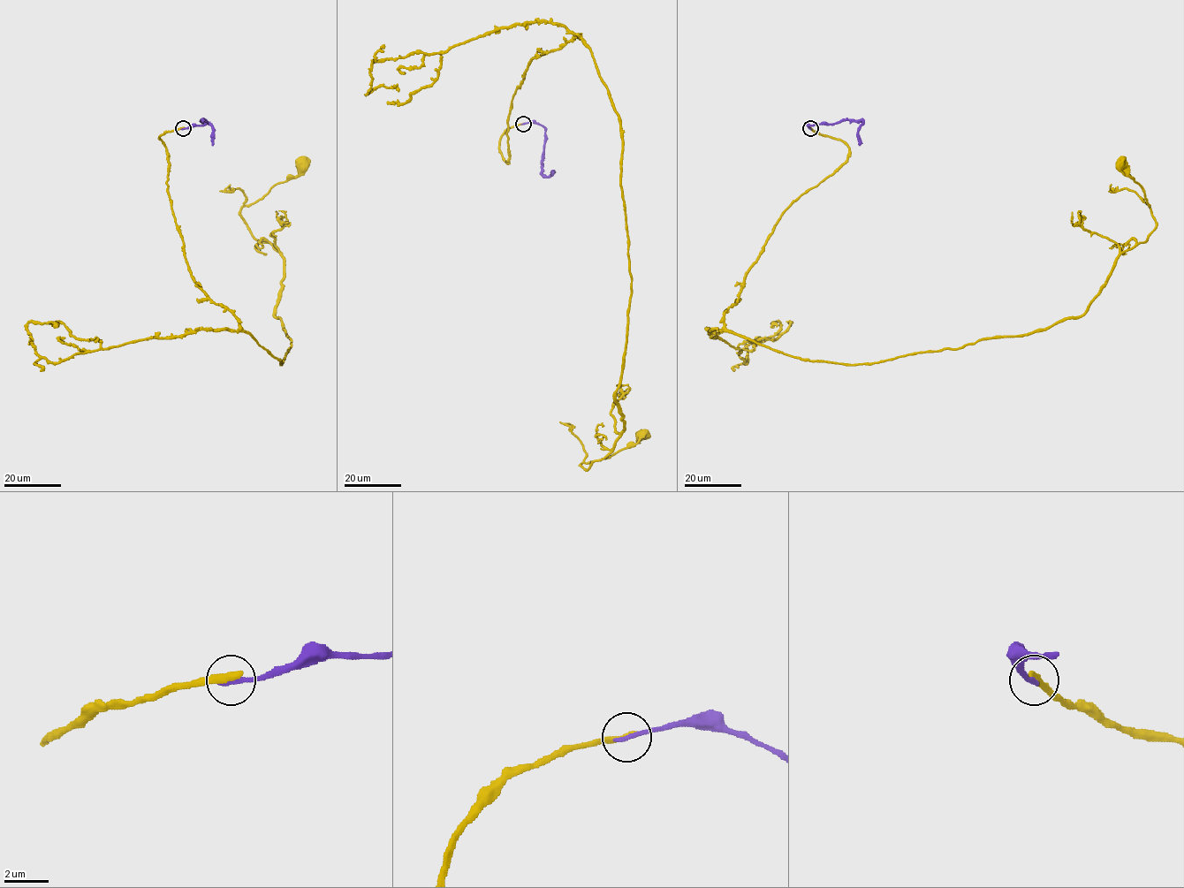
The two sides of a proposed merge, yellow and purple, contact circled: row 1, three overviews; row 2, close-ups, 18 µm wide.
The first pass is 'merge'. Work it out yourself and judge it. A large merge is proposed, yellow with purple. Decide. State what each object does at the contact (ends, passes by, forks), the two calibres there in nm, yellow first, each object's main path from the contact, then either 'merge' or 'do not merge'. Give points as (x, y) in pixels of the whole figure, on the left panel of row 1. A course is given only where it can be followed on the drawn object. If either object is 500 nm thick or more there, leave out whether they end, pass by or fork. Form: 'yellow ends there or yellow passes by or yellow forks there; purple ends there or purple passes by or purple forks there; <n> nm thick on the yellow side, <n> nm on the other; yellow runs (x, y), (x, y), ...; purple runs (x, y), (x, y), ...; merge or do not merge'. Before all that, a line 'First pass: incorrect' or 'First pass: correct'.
First pass: incorrect
yellow ends there; purple ends there; 360 nm thick on the yellow side, 240 nm on the other; yellow runs (183, 128), (159, 137), (188, 269), (281, 365), (284, 257), (240, 208), (302, 163); purple runs (183, 128), (204, 125), (201, 119), (206, 120), (213, 130), (212, 145); do not merge

